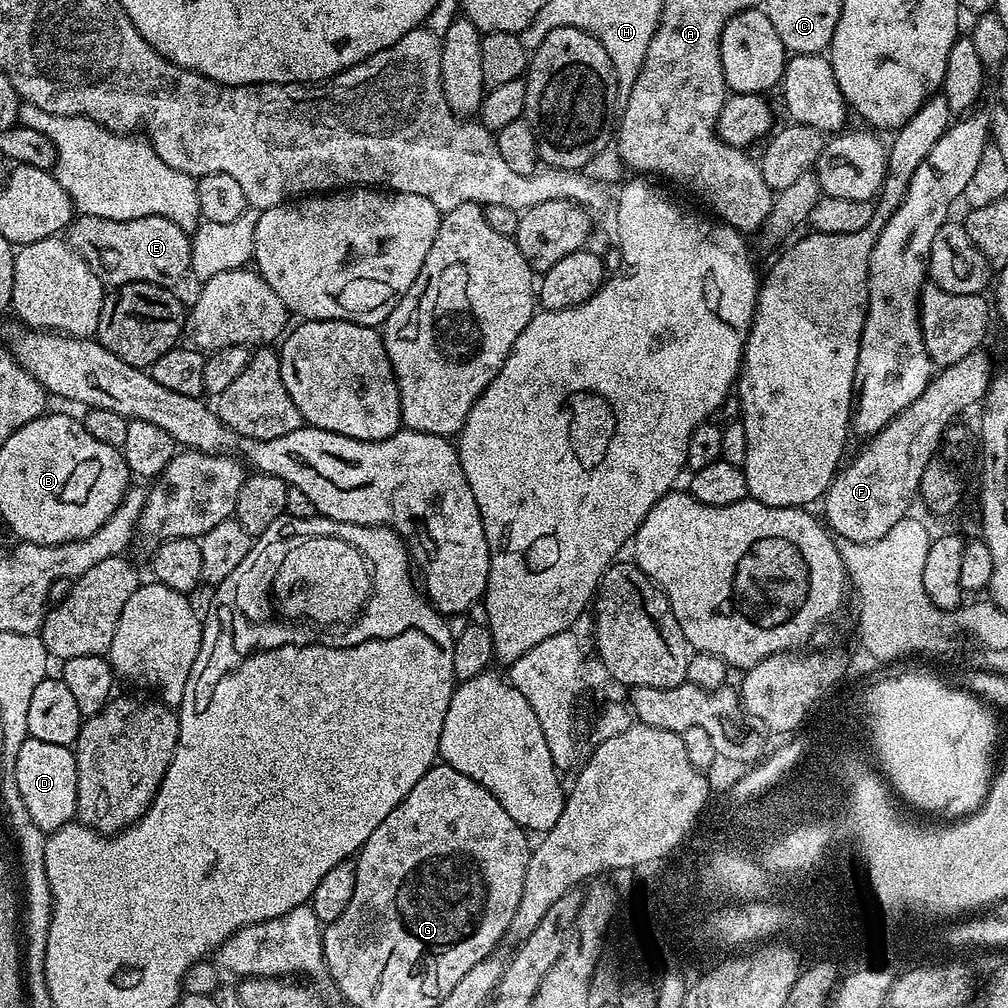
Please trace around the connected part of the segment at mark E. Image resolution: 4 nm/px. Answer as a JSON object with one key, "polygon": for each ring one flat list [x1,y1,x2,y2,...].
{"polygon":[[77,215,66,229,68,245,83,258,86,266,98,274,109,289,130,282,150,282,176,286,192,266,192,238,170,218,147,216,137,220,111,220,97,216]]}

